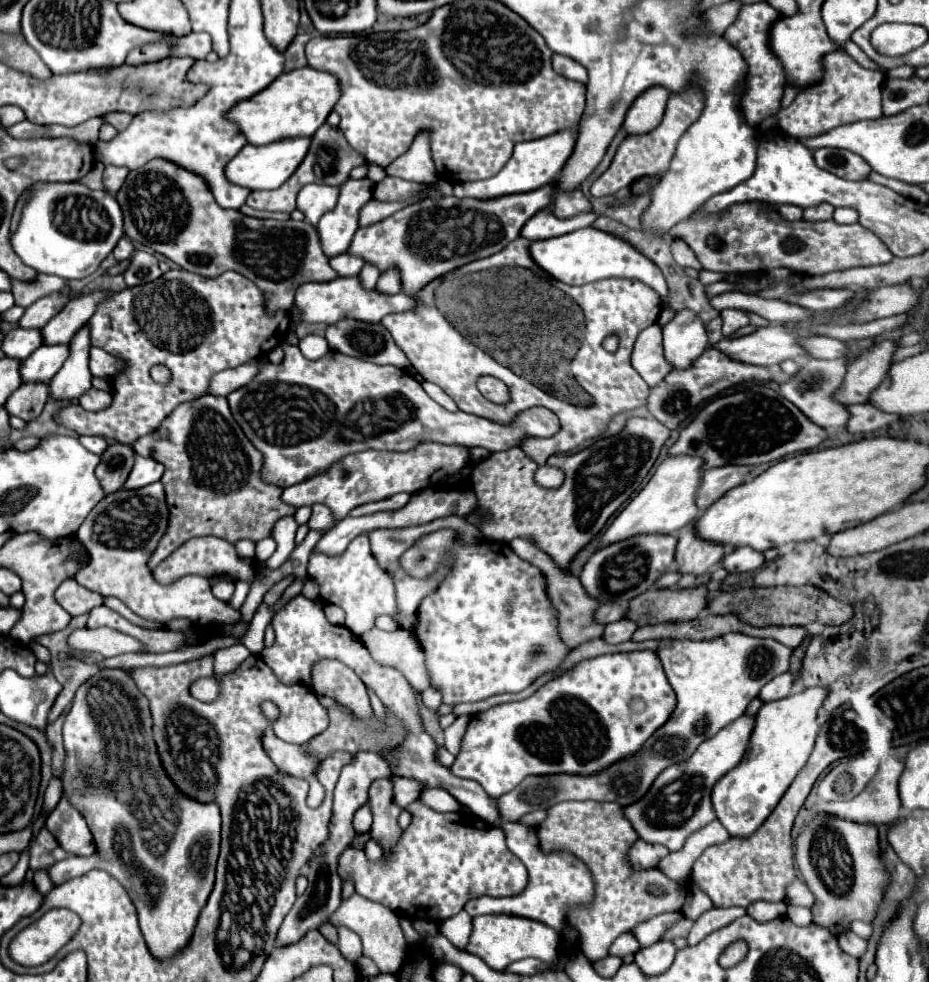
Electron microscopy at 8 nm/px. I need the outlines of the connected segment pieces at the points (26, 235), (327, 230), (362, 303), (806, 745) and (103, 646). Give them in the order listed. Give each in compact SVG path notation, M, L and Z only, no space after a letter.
M37 181L27 187L19 225L11 233L11 247L25 265L69 281L91 275L121 237L123 213L107 191L93 191L81 183Z
M347 179L341 187L341 195L337 201L337 207L323 215L323 219L317 225L321 249L327 257L337 257L347 251L353 233L357 231L357 213L363 203L371 199L373 193L373 181L365 179Z
M357 277L351 279L333 279L331 283L303 283L303 287L297 289L295 295L295 307L299 309L299 317L291 319L291 331L295 331L301 323L325 323L335 325L341 319L355 319L363 323L379 323L385 315L391 313L403 313L413 311L417 307L417 301L405 293L397 295L379 295L377 291L361 291Z
M811 687L791 697L765 703L759 709L749 739L747 755L741 759L737 767L733 767L715 783L711 795L717 819L729 831L731 837L753 835L771 815L771 811L775 809L795 775L807 763L819 731L817 711L825 695L825 689Z
M75 629L67 643L71 651L97 651L103 657L143 651L141 643L111 629Z

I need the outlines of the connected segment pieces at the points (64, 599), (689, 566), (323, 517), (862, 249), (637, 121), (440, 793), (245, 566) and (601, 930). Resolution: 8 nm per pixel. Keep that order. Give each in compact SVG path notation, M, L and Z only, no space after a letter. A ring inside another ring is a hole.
M67 579L57 587L55 601L71 615L83 615L83 613L89 613L93 607L101 605L103 597L99 593L87 591L75 579Z
M689 523L679 531L679 543L675 549L677 573L695 577L709 573L723 559L725 551L725 547L715 543L701 543L701 539L695 539L693 523Z
M315 503L315 505L311 505L311 509L313 509L313 513L311 513L311 519L307 523L309 529L329 529L333 523L329 507L323 503Z
M741 203L727 211L711 217L697 217L695 213L683 223L675 225L671 235L683 239L697 255L703 269L719 273L763 273L775 267L795 267L803 275L825 275L831 271L843 271L851 267L883 265L893 259L887 245L871 231L853 225L839 225L835 221L827 223L807 223L807 221L785 221L773 207L763 211L761 203ZM719 235L723 247L719 251L707 247L707 237Z
M655 85L655 87L649 87L647 91L643 91L633 101L633 105L629 109L629 115L625 117L623 129L627 131L627 135L647 133L653 127L657 127L663 119L667 99L669 99L669 91L663 89L661 85Z
M423 789L419 795L419 801L425 803L427 807L435 809L435 811L457 811L461 805L457 803L455 797L451 797L447 791L443 789Z
M193 537L189 541L185 541L181 547L177 547L163 563L157 565L157 569L153 571L153 577L163 585L175 583L177 579L185 577L185 575L201 575L201 577L219 577L219 575L233 575L237 581L245 581L249 585L253 585L257 571L255 571L255 561L249 557L239 557L235 551L235 545L221 539L221 537Z
M565 801L565 803L557 803L557 805L549 807L549 815L537 827L537 831L539 831L539 839L541 839L543 851L553 851L553 849L571 851L573 855L579 855L587 863L587 867L591 869L591 873L593 873L595 887L597 887L595 901L589 903L589 905L583 905L583 907L573 907L571 913L569 913L569 921L573 923L573 927L581 935L581 951L590 961L606 957L611 943L621 933L633 931L639 923L643 923L643 921L647 921L651 917L657 917L659 913L681 911L681 907L685 903L685 891L683 891L681 885L677 885L671 879L667 879L659 869L647 869L647 871L639 871L639 873L633 873L629 869L627 849L637 839L637 833L633 831L631 823L623 817L621 807L617 803L599 803L599 801ZM651 885L659 885L661 893L659 895L651 893L649 891Z

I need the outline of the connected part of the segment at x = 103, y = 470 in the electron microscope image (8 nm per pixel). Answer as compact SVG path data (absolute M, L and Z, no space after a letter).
M113 443L101 455L101 461L95 469L99 483L103 485L105 493L119 491L123 487L123 479L127 479L127 471L131 471L135 459L135 451L131 445Z

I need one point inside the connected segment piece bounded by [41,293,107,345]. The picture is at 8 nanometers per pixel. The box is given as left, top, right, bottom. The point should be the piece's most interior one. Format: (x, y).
(64, 325)

